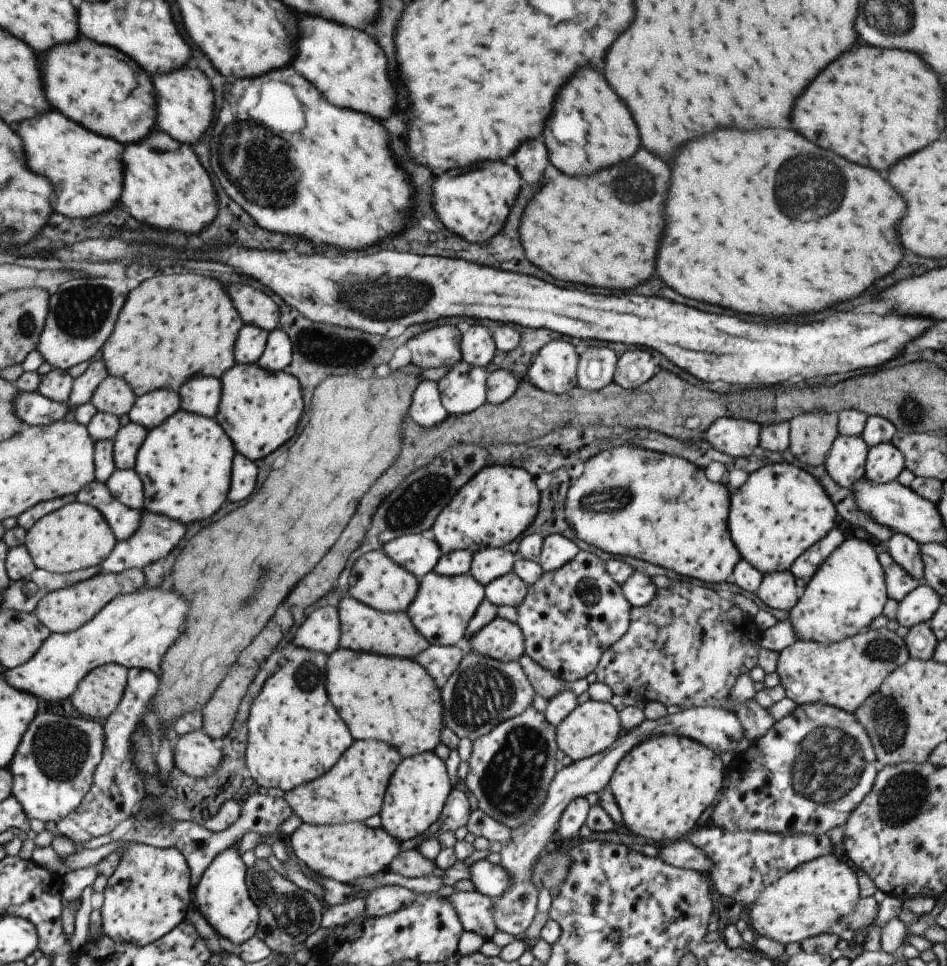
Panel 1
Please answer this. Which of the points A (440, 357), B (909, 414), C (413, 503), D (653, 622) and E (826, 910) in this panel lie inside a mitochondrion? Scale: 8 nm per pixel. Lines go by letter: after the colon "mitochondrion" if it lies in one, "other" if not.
A: other
B: mitochondrion
C: mitochondrion
D: other
E: other

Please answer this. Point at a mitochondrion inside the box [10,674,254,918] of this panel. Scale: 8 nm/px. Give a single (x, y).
(60, 751)

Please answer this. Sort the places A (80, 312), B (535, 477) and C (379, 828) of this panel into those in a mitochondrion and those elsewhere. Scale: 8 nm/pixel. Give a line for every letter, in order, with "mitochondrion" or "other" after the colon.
A: mitochondrion
B: other
C: other

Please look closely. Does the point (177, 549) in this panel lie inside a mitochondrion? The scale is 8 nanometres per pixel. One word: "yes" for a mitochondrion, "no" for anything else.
no

